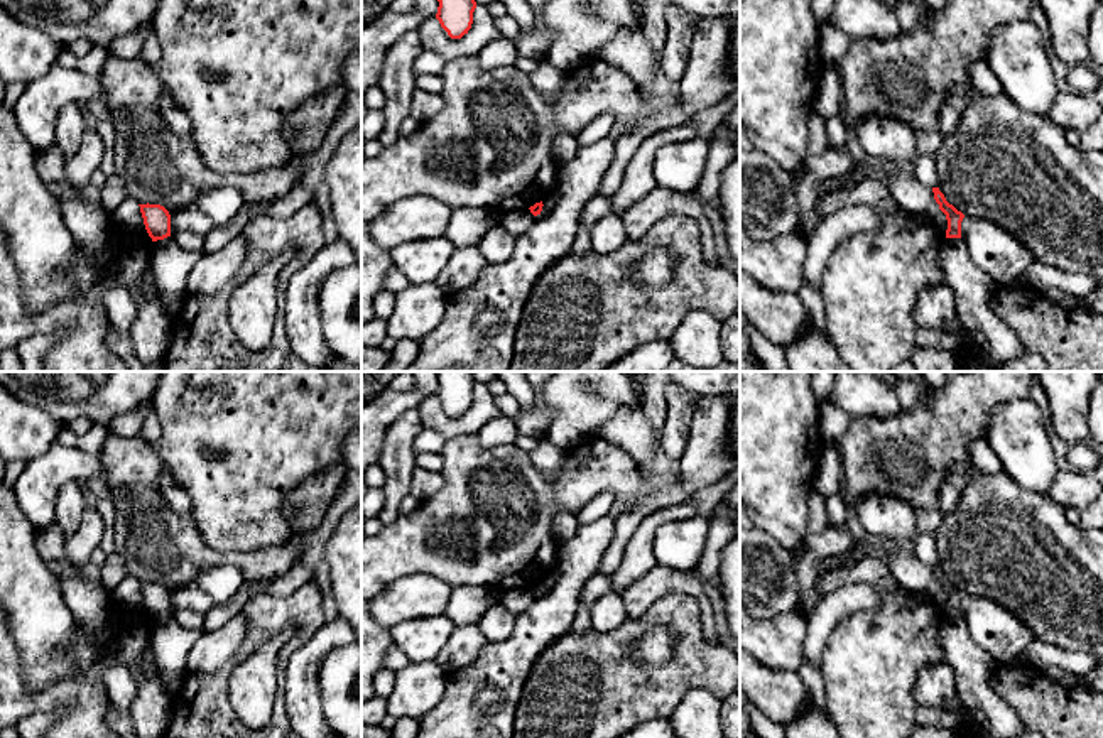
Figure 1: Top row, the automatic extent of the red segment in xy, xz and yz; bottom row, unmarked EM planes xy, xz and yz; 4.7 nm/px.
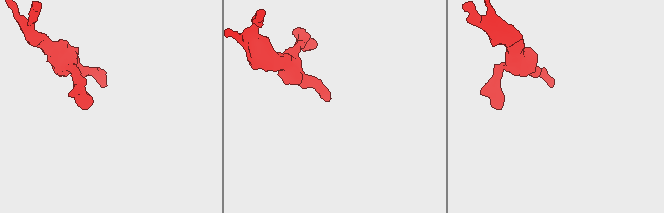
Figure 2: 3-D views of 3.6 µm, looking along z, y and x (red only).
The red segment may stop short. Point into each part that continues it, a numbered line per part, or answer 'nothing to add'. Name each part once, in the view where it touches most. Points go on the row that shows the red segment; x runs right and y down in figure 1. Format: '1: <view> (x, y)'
nothing to add

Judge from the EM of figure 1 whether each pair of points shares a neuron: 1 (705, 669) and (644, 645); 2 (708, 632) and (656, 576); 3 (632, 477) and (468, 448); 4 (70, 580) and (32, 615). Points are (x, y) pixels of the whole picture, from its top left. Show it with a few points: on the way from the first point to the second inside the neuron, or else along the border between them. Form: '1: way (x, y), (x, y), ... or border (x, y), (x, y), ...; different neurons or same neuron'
1: border (669, 629), (673, 657), (668, 662), (634, 661); different neurons
2: way (706, 612), (703, 600), (684, 581), (676, 581); same neuron
3: way (592, 477), (573, 487), (541, 487), (509, 461); same neuron
4: border (39, 554), (56, 578), (61, 596), (75, 620); different neurons

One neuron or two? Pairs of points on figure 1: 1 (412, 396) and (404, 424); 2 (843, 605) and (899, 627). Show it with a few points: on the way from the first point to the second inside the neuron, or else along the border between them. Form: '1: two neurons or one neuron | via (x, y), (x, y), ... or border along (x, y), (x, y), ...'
1: two neurons | border along (416, 407), (404, 412), (385, 438)
2: two neurons | border along (880, 590), (877, 608), (845, 615), (828, 635)

